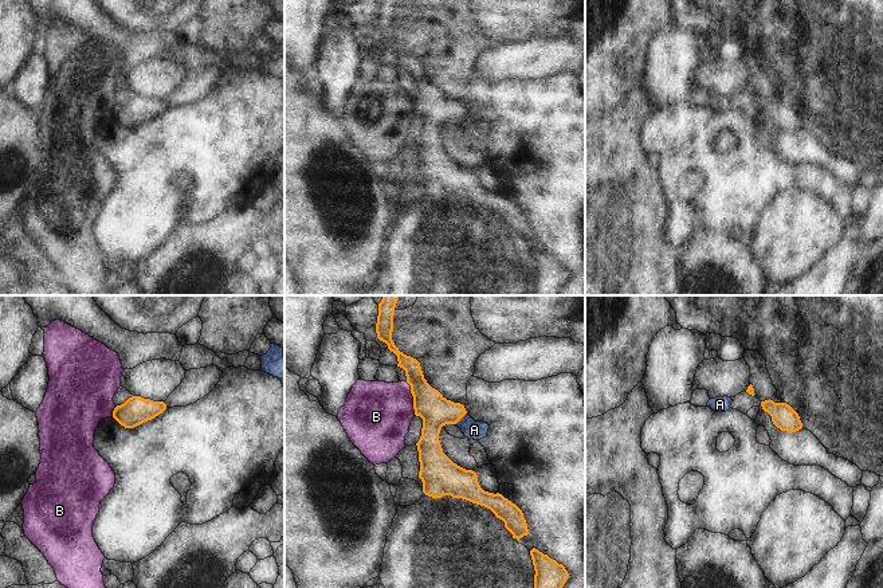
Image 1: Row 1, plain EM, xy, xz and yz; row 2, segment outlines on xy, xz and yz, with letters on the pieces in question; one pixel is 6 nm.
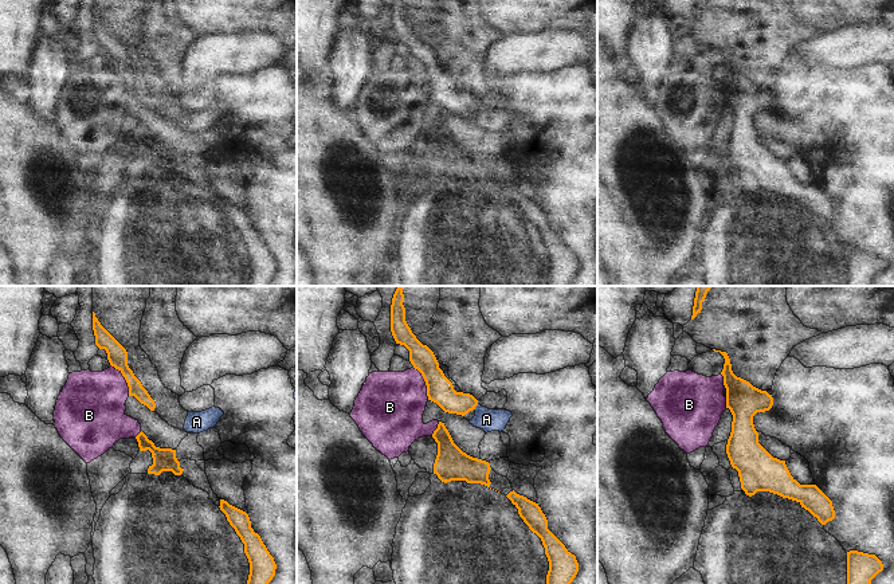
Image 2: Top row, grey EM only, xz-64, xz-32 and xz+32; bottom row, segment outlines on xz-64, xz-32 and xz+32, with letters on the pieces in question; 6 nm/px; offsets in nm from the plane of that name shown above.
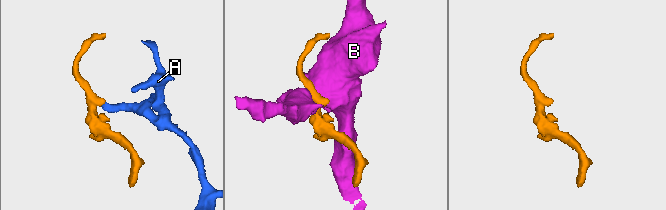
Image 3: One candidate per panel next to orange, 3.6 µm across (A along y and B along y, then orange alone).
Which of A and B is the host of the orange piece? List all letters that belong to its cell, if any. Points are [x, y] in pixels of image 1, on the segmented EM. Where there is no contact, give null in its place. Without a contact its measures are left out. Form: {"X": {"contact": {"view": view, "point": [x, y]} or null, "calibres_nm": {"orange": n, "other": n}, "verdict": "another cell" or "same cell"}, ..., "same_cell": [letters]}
{"A": {"contact": {"view": "xz", "point": [460, 418]}, "calibres_nm": {"orange": 190, "other": 110}, "verdict": "same cell"}, "B": {"contact": {"view": "xz", "point": [413, 398]}, "calibres_nm": {"orange": 190, "other": 400}, "verdict": "another cell"}, "same_cell": ["A"]}

